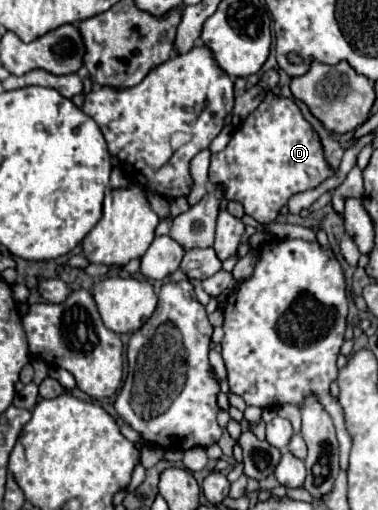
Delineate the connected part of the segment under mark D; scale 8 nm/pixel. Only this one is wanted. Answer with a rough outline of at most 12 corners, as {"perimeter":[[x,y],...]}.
{"perimeter":[[268,91],[210,157],[260,223],[336,169],[292,99]]}

